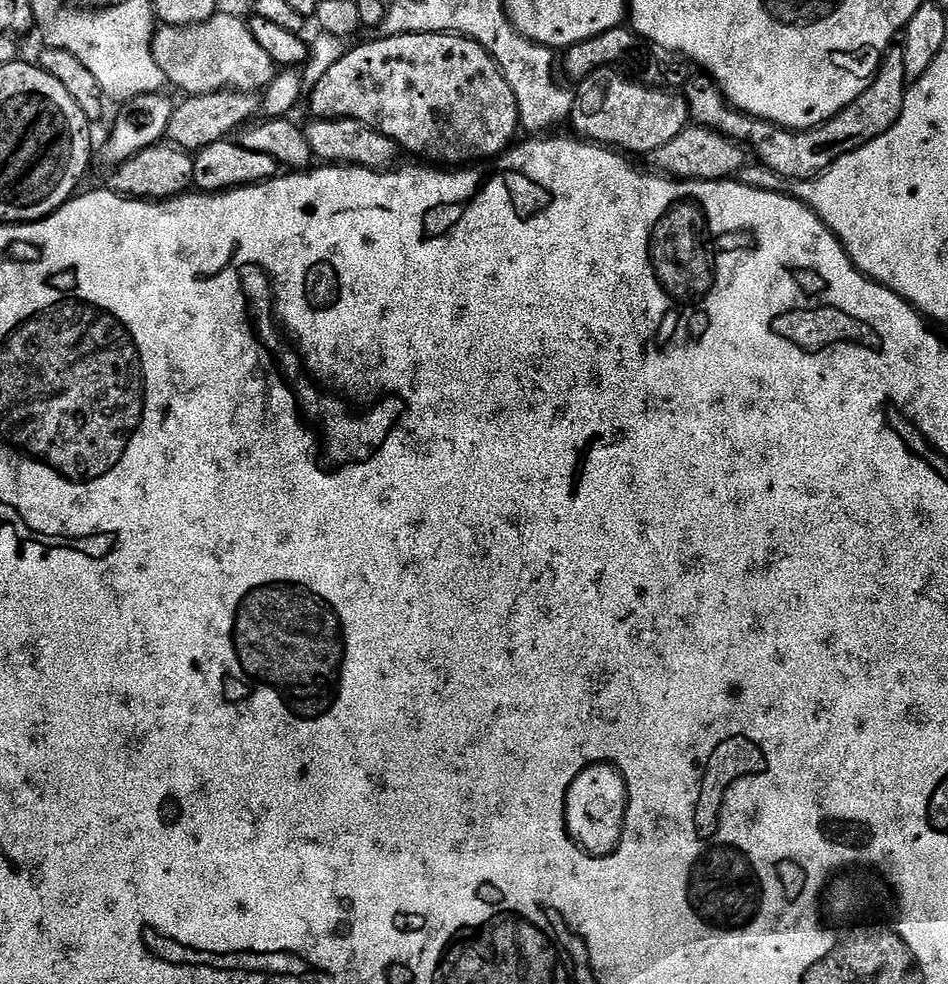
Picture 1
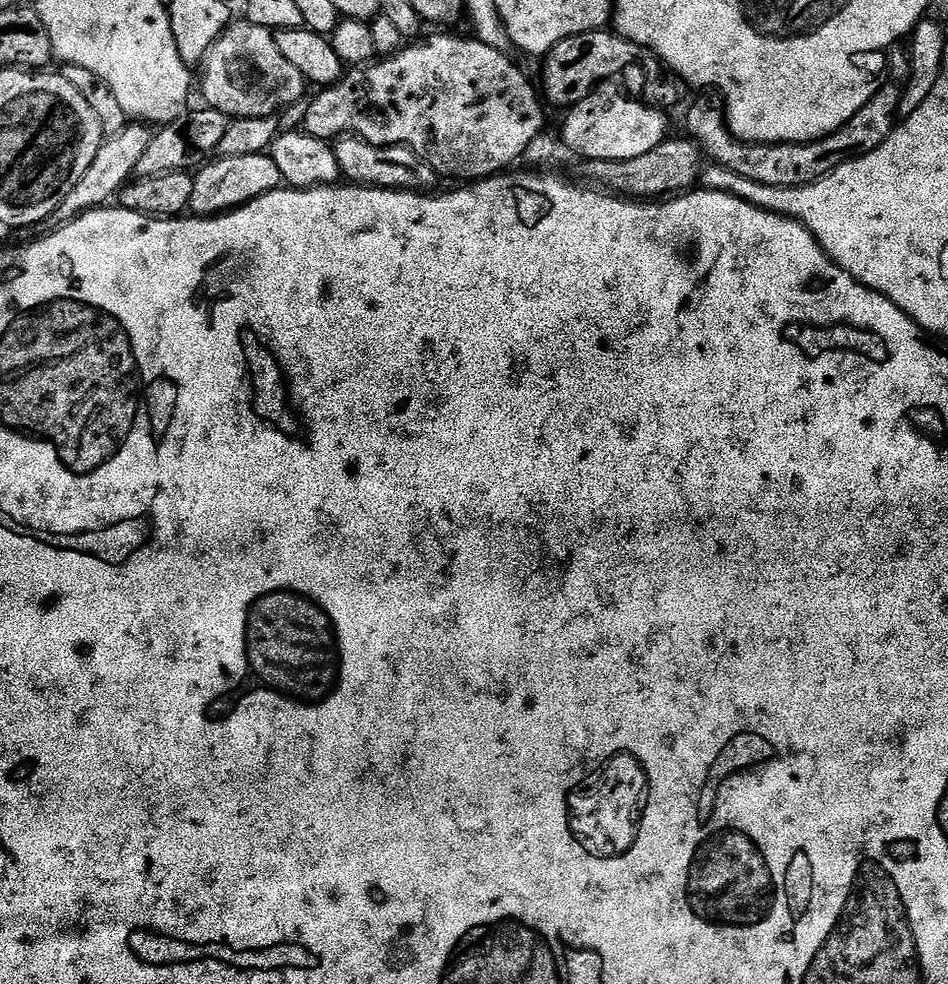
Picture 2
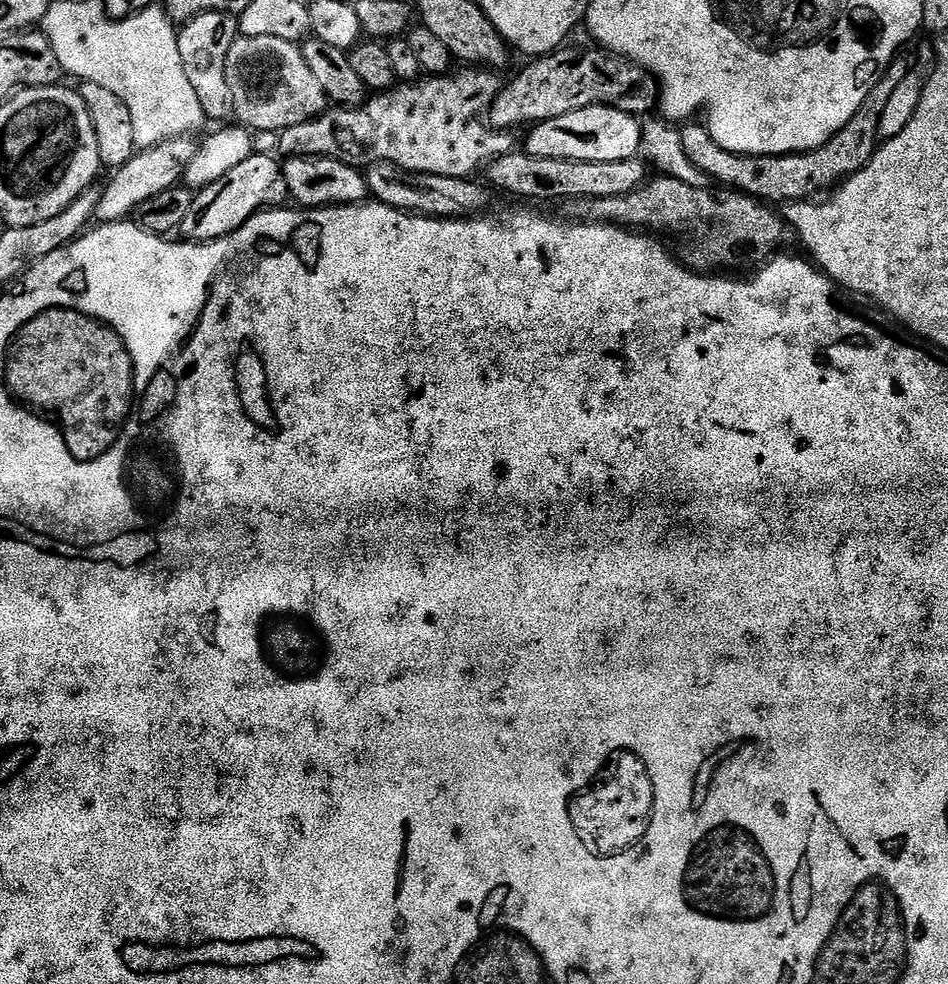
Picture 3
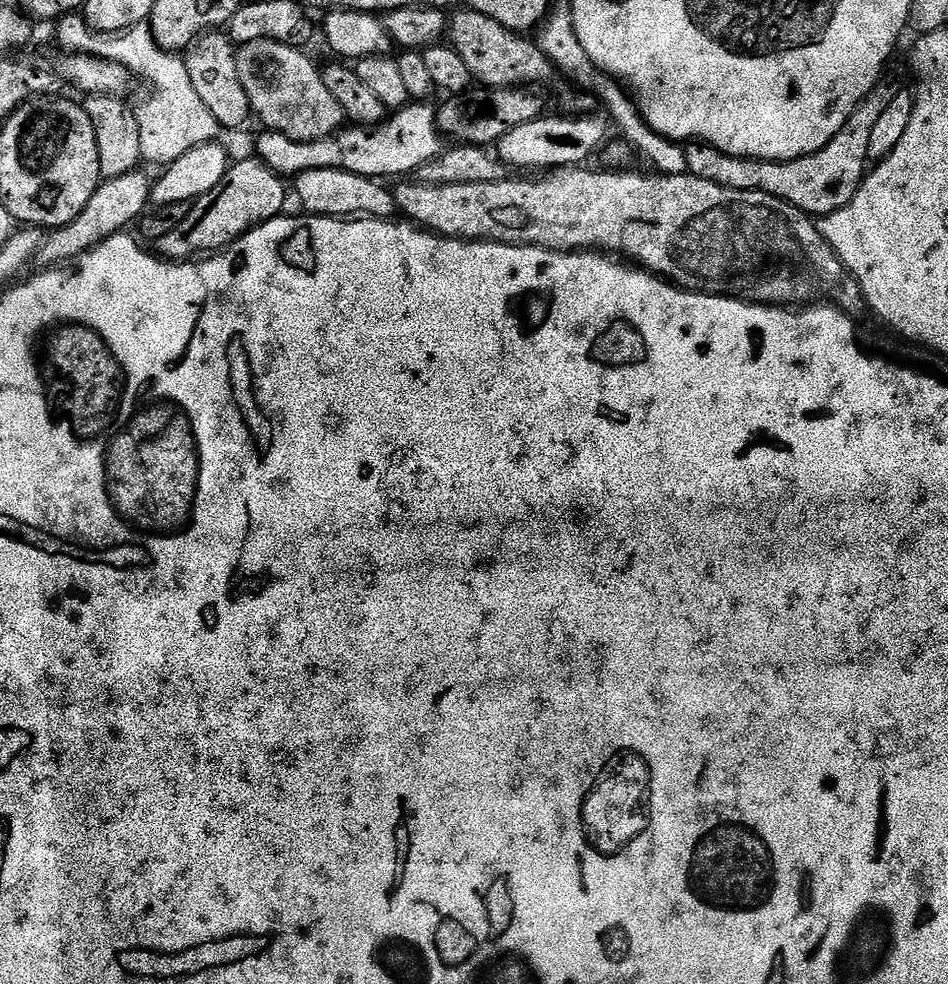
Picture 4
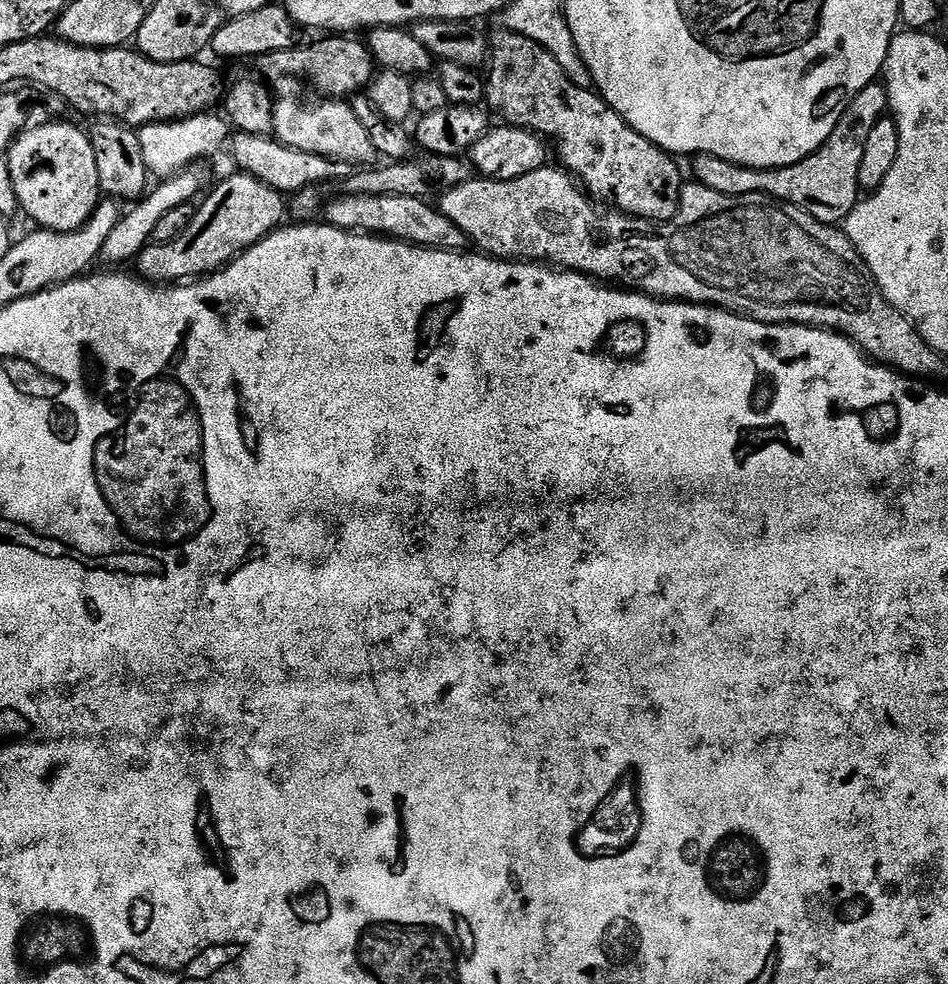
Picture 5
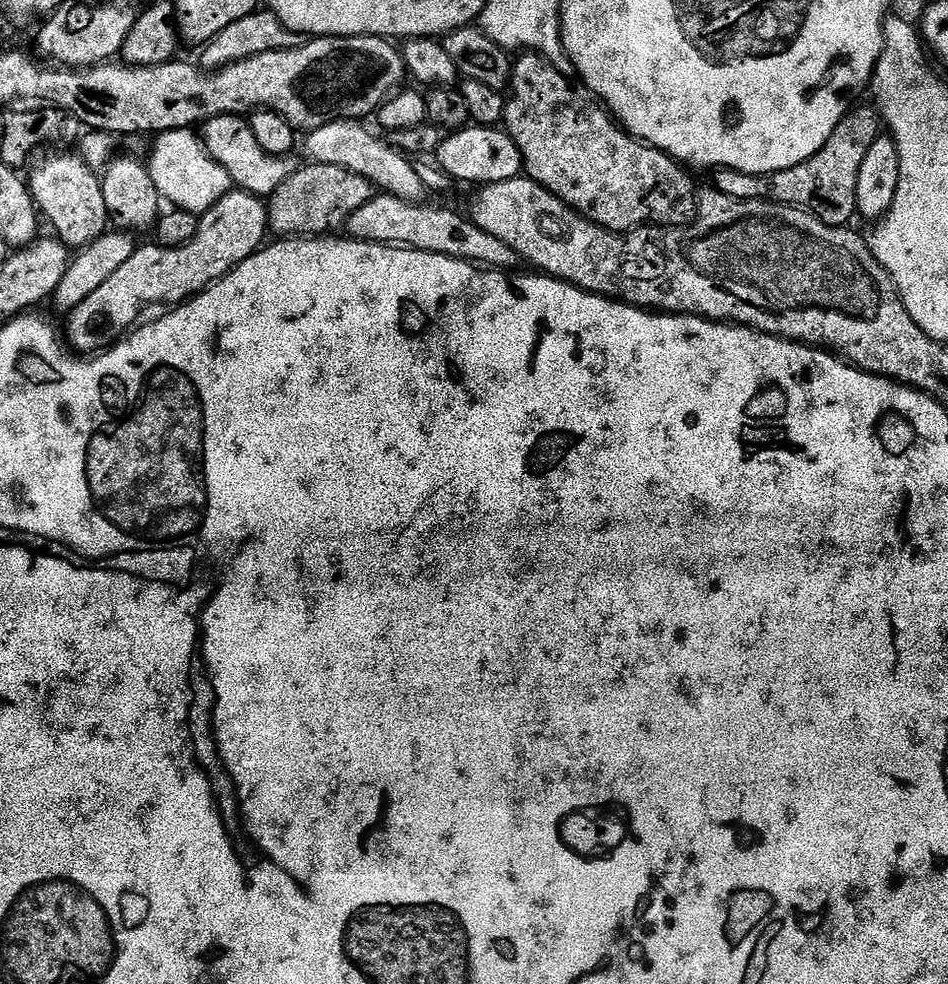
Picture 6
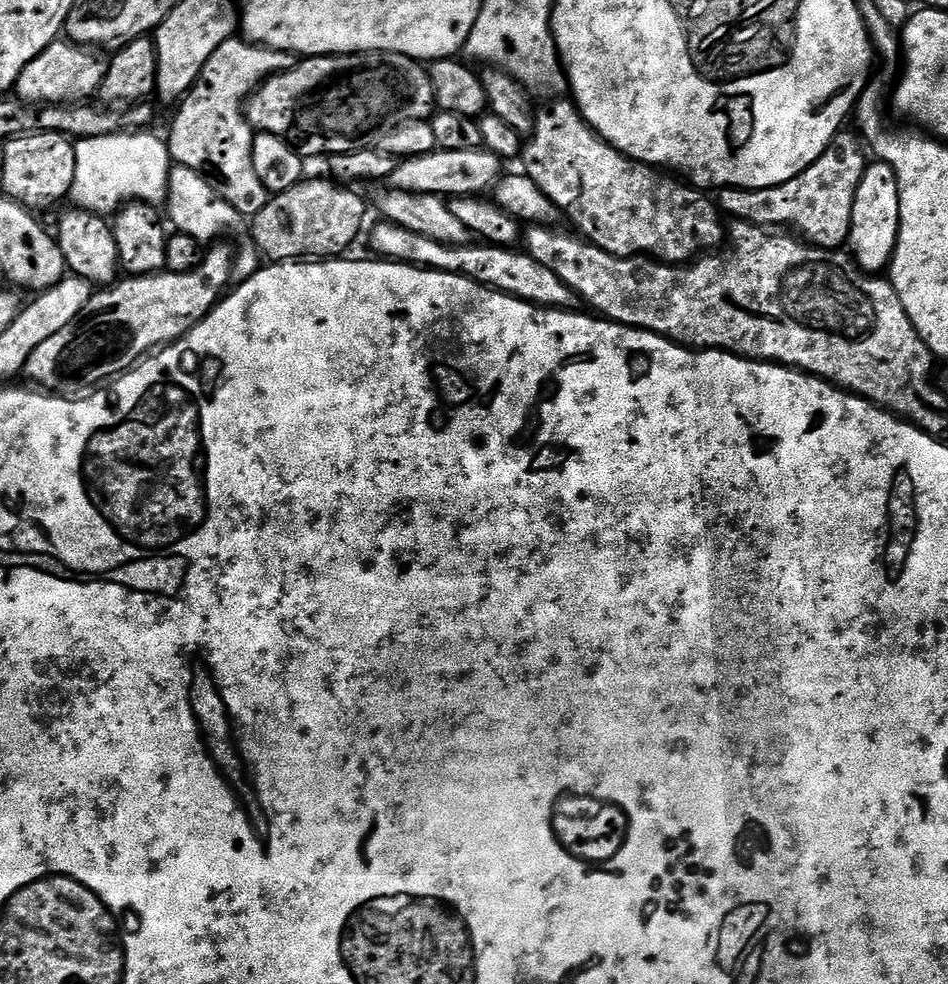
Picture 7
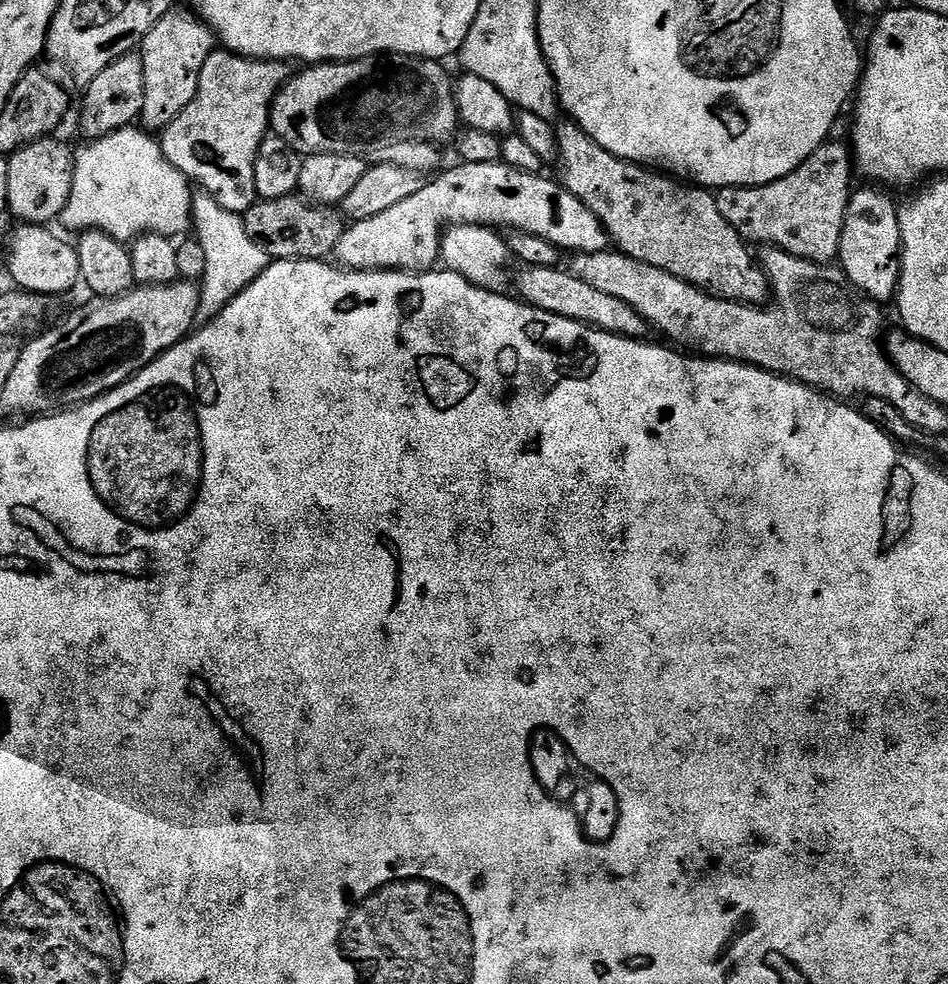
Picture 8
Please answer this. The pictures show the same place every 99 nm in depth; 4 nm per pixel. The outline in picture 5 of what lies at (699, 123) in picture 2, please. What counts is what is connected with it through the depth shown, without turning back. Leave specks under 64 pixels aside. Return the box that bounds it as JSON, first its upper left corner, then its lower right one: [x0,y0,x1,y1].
[695,83,888,225]

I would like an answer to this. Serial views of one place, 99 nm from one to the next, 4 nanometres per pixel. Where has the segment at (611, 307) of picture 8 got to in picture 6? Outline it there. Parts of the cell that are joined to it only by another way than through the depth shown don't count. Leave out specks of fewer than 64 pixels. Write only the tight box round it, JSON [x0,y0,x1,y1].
[346,194,517,270]

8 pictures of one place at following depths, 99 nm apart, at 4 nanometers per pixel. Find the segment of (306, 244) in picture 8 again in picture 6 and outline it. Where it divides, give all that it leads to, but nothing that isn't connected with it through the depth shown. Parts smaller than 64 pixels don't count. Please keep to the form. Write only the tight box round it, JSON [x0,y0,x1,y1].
[267,162,378,238]

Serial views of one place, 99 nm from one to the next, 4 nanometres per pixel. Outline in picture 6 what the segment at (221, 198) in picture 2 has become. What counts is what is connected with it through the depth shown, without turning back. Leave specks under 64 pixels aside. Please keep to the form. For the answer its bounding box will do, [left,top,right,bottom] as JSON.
[67,190,268,354]

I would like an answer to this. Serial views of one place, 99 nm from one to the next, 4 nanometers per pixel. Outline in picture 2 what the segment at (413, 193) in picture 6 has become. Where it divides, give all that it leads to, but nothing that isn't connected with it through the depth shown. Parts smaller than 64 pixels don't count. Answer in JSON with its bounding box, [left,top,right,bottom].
[198,22,306,118]

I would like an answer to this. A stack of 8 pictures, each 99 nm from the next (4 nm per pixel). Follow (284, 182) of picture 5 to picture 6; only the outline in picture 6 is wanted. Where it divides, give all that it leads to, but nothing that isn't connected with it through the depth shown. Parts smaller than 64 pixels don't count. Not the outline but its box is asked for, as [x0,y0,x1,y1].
[202,116,294,198]

